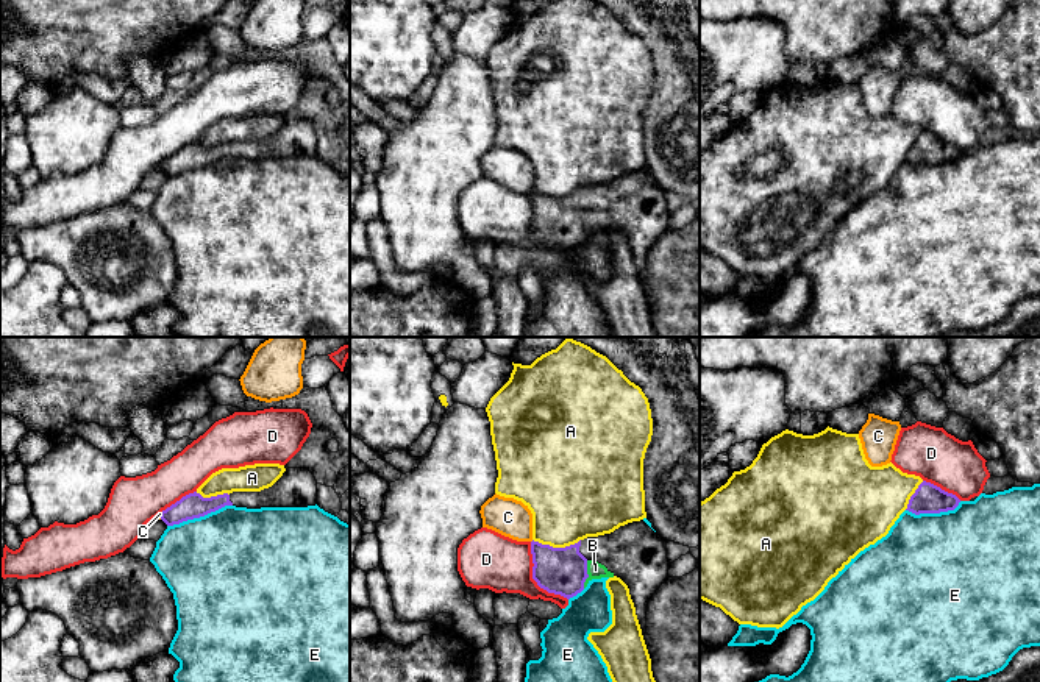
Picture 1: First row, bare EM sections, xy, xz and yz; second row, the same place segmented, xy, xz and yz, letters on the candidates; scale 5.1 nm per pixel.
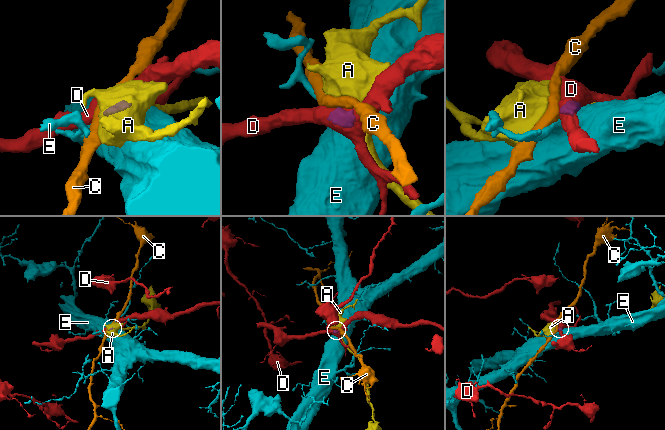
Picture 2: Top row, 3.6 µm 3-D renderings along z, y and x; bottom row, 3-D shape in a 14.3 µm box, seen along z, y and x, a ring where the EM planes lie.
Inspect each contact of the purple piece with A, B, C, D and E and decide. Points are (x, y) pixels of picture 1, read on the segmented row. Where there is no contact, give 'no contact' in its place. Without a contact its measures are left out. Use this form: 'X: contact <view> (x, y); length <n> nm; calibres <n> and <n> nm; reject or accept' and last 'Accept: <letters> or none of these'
A: contact xz (556, 548); length 240 nm; calibres 240 and 400 nm; reject
B: contact xz (587, 575); length 150 nm; calibres 240 and 90 nm; accept
C: contact xy (161, 517); length 30 nm; calibres 130 and 20 nm; reject
D: contact xz (533, 578); length 360 nm; calibres 240 and 280 nm; reject
E: contact xy (199, 517); length 360 nm; calibres 130 and 500 nm; reject
Accept: B

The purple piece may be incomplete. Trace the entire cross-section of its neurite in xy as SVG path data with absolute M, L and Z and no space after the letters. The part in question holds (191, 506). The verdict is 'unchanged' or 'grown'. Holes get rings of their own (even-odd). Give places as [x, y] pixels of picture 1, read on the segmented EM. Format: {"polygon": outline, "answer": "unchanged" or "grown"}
{"polygon": "M194 492L183 496L180 501L162 510L161 520L167 526L173 526L187 520L205 517L225 506L233 506L228 493L203 498L200 493Z", "answer": "unchanged"}

